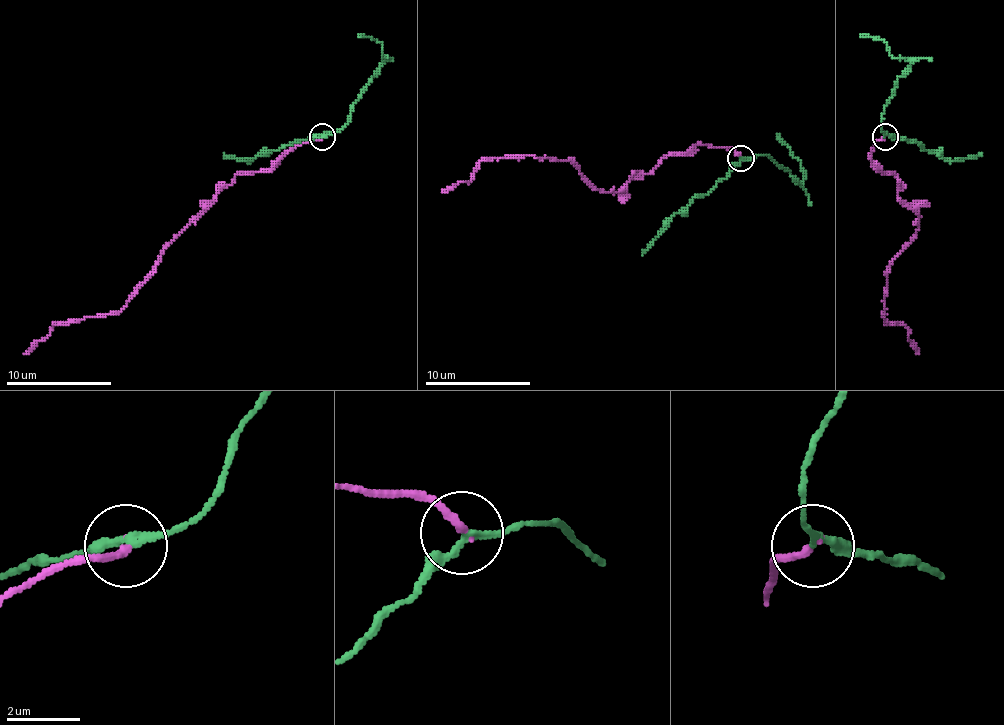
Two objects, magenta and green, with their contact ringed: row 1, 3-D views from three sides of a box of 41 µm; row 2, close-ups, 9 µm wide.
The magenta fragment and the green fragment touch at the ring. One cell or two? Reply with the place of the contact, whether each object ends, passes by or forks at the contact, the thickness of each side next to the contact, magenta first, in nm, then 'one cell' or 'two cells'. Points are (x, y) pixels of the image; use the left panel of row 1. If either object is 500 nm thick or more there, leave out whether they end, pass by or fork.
place (322, 136); magenta ends; green passes by; calibres 200 and 170 nm; two cells

